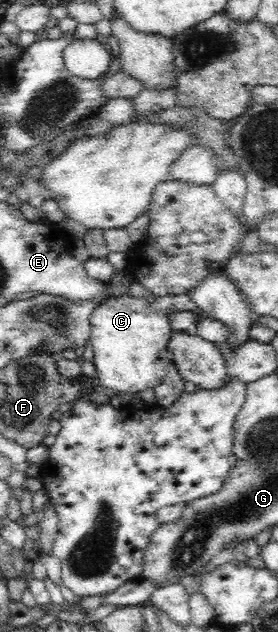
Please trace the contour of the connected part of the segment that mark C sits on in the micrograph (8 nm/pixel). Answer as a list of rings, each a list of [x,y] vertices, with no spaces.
[[[125,294],[120,297],[111,296],[98,304],[89,317],[89,340],[97,371],[94,381],[106,389],[109,387],[116,392],[130,391],[136,394],[160,385],[172,359],[172,352],[168,349],[168,340],[173,331],[169,317],[171,313],[179,311],[197,312],[197,305],[188,294],[153,298]]]

